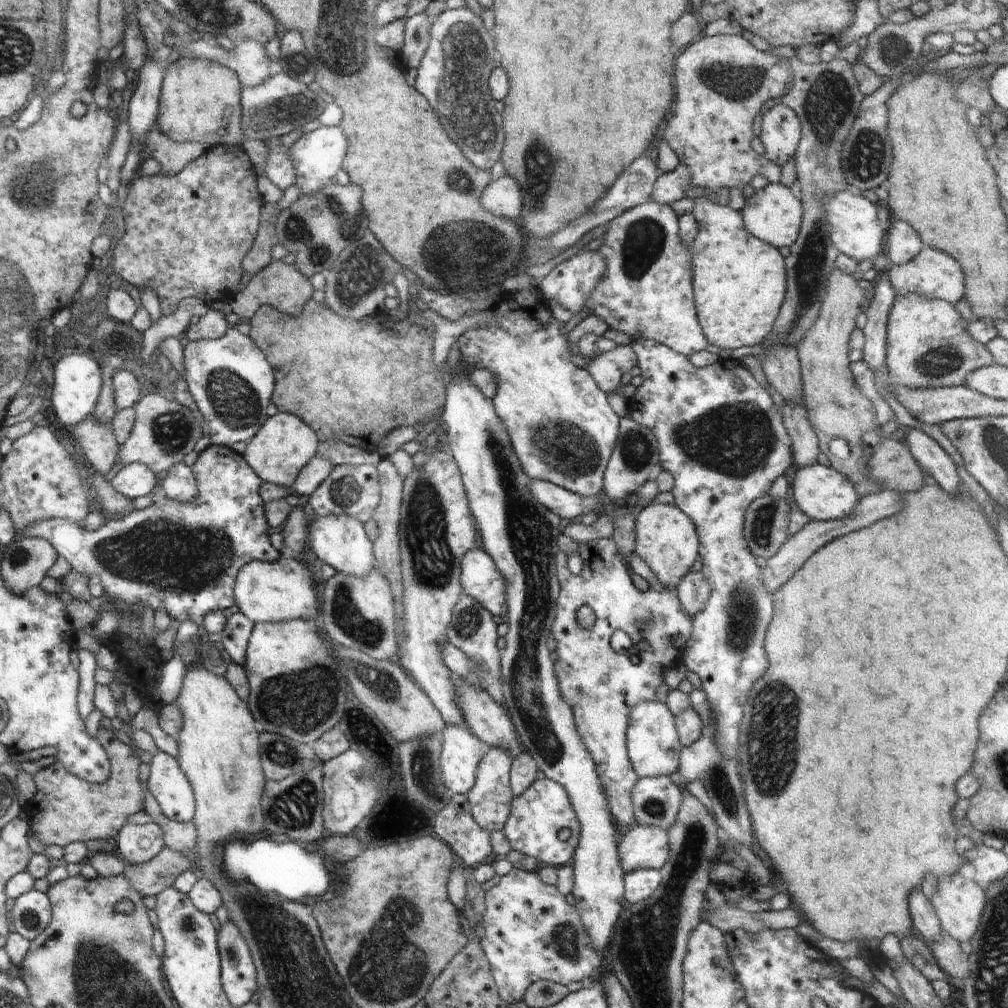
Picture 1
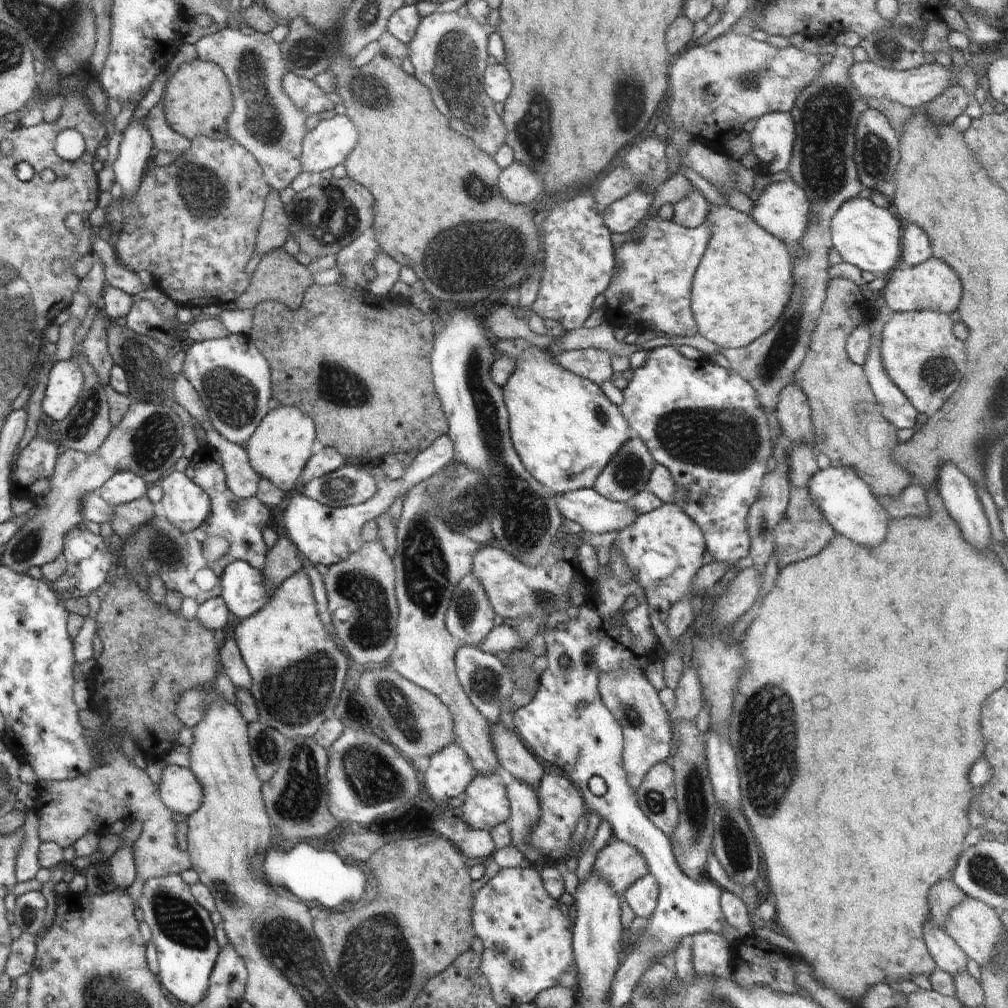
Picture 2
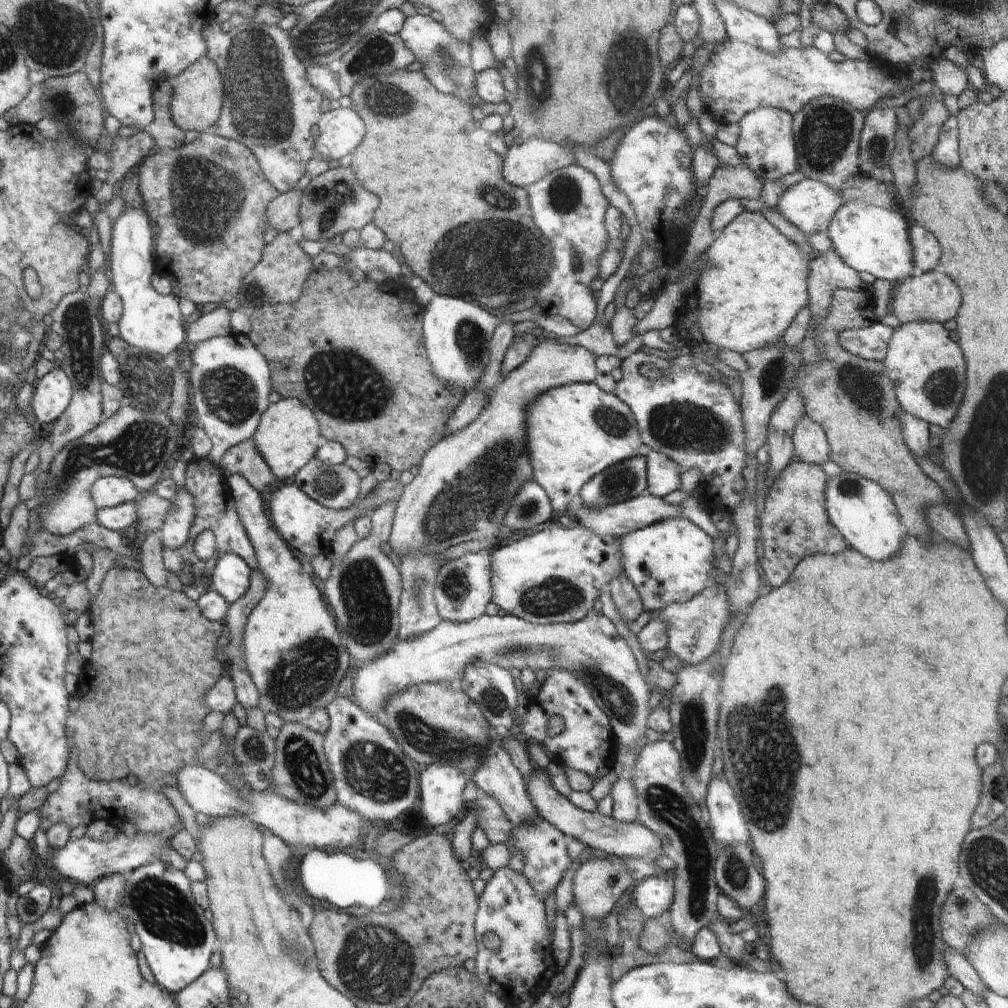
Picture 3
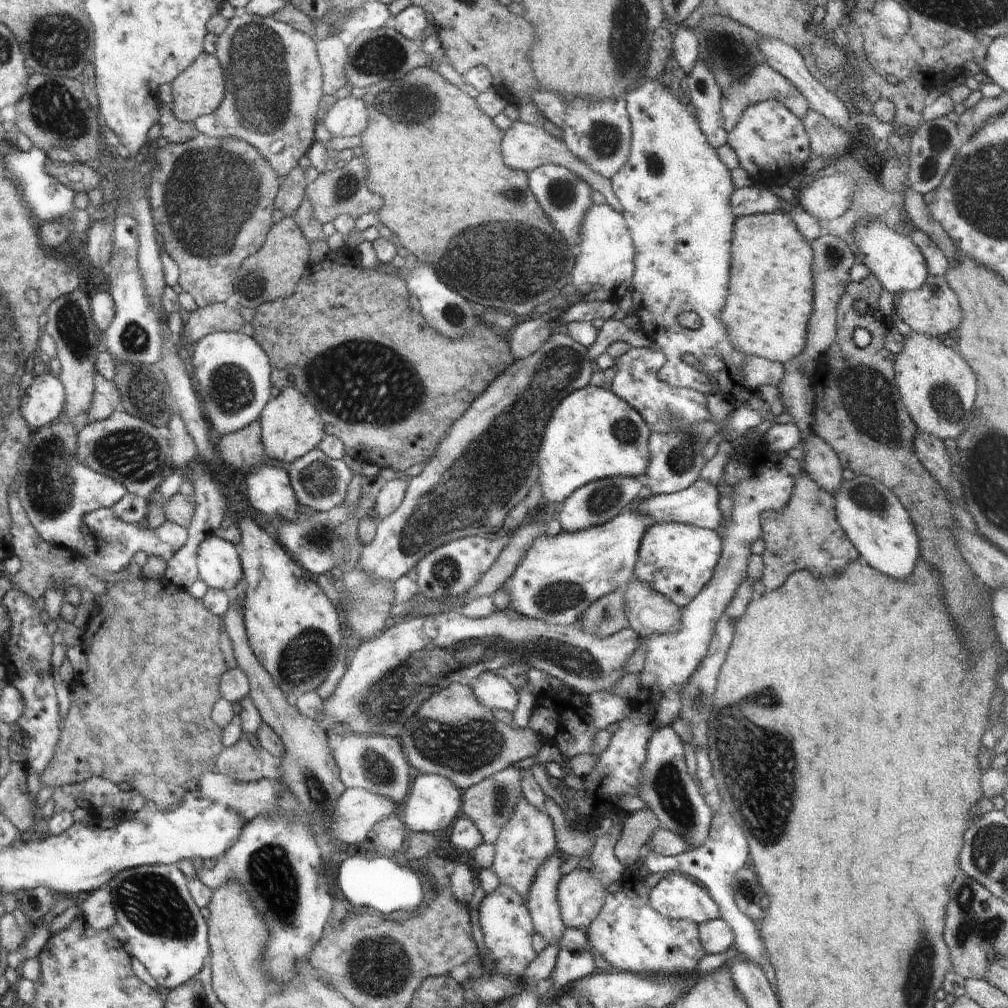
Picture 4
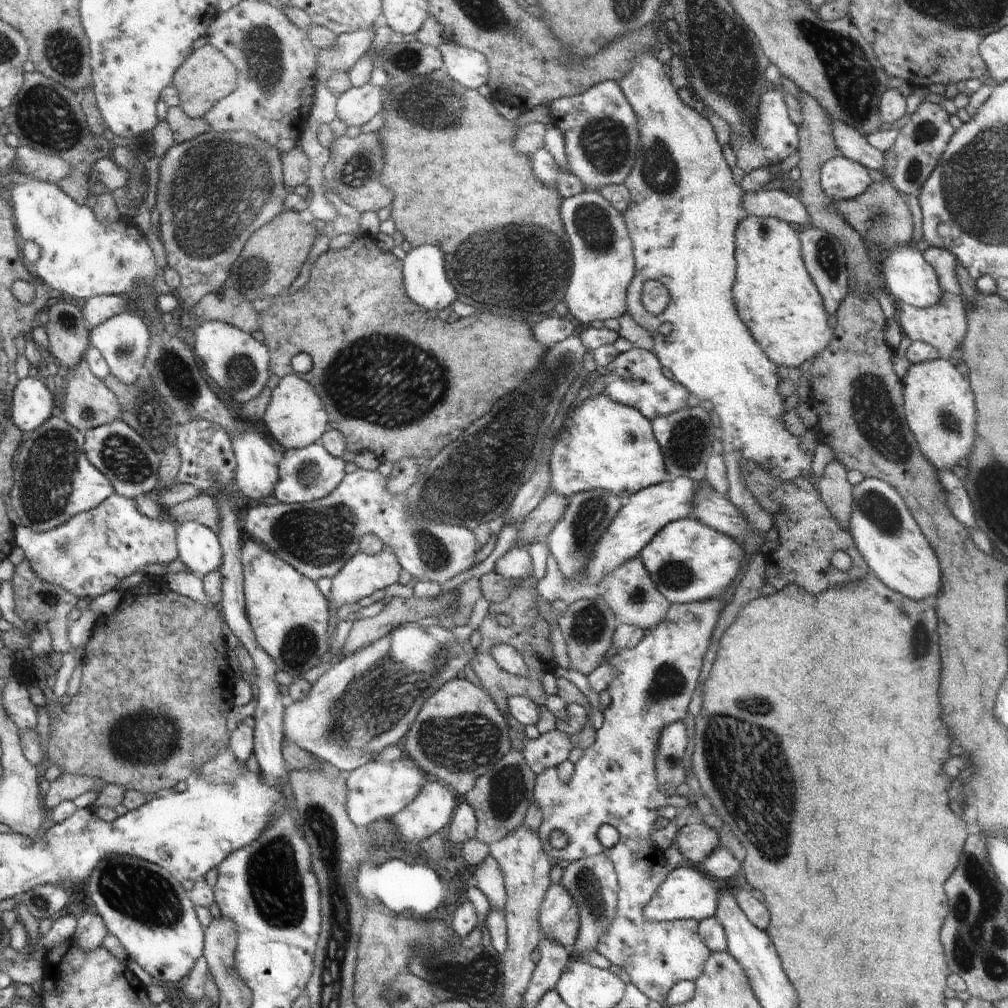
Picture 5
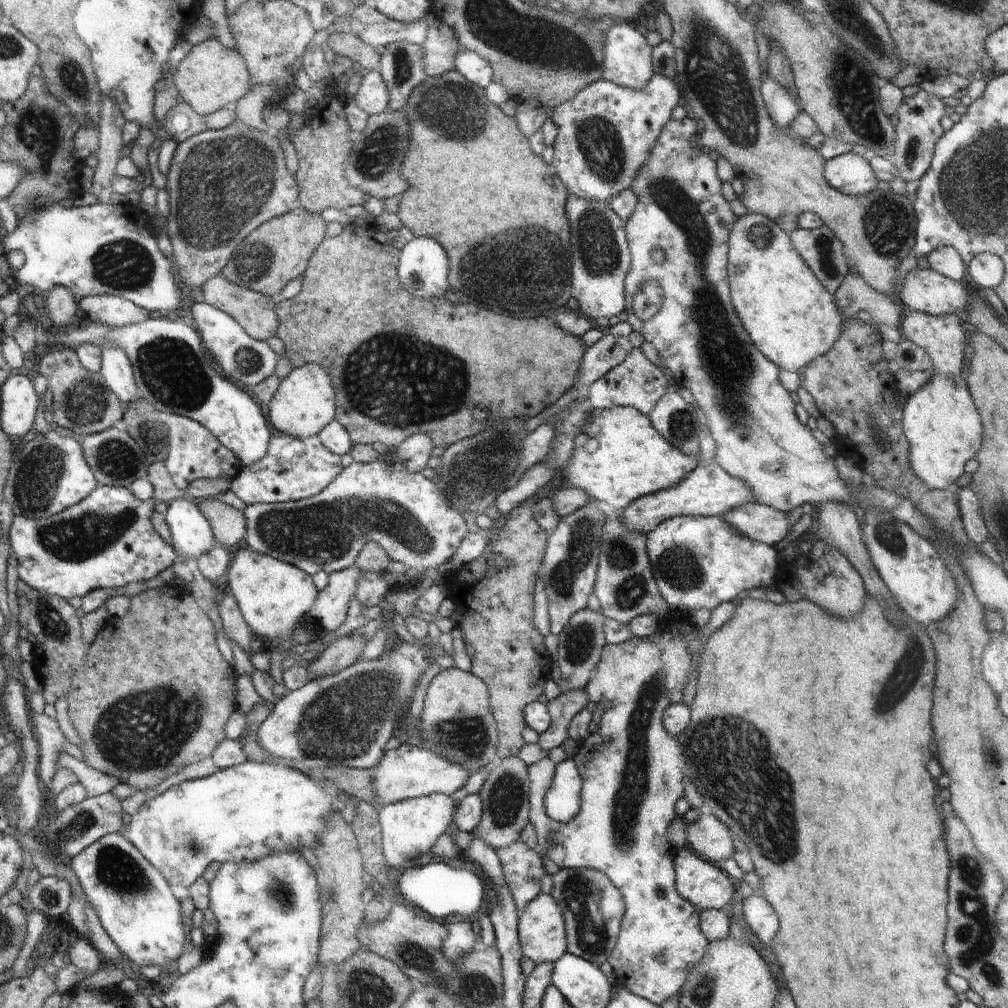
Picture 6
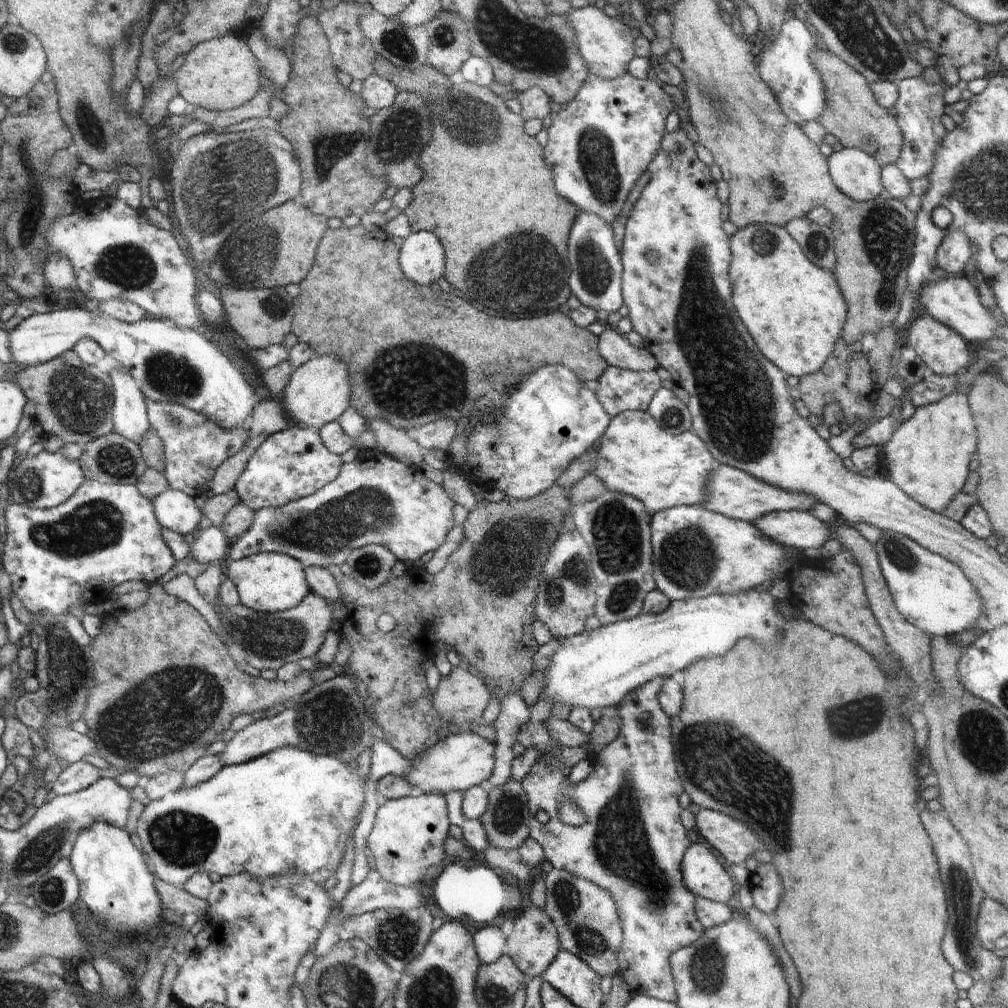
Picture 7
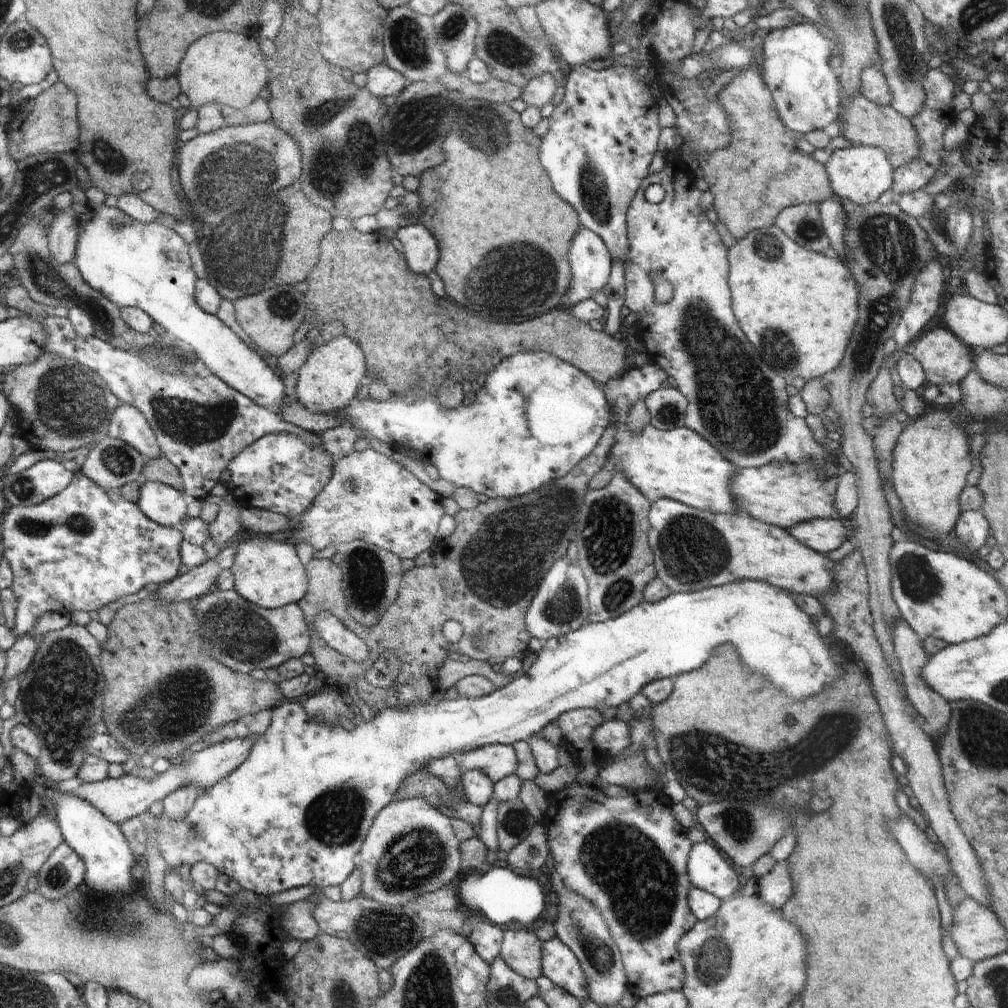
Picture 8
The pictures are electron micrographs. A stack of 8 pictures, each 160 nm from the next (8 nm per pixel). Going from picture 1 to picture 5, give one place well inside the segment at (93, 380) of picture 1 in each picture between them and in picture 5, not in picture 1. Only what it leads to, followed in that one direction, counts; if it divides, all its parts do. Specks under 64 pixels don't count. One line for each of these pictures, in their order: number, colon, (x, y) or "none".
2: (65, 380)
3: (53, 393)
4: (43, 400)
5: (32, 404)

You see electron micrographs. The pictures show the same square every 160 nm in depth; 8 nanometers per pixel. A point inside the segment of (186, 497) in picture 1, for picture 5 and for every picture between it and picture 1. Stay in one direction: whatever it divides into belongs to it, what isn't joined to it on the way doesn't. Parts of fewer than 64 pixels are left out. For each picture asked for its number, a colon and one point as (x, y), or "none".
2: (184, 504)
3: (175, 531)
4: (109, 544)
5: (90, 555)

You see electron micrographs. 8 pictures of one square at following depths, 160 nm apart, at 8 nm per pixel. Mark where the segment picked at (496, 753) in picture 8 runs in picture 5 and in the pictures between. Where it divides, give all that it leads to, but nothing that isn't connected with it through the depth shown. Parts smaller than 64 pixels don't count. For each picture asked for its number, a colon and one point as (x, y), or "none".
5: (377, 790)
6: (408, 772)
7: (457, 762)

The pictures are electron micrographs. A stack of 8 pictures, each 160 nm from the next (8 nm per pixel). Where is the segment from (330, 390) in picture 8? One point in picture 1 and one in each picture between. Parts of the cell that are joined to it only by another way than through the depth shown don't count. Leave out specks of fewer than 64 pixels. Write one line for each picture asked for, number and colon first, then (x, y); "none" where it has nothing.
1: (285, 445)
2: (281, 448)
3: (287, 438)
4: (290, 426)
5: (296, 416)
6: (304, 403)
7: (319, 391)

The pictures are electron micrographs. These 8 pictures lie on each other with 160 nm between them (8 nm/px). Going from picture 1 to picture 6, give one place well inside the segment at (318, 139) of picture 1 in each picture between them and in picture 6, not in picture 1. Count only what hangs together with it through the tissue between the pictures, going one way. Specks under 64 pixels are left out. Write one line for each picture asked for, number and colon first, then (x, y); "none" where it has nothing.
2: (327, 145)
3: (340, 130)
4: (349, 116)
5: (357, 106)
6: (372, 96)

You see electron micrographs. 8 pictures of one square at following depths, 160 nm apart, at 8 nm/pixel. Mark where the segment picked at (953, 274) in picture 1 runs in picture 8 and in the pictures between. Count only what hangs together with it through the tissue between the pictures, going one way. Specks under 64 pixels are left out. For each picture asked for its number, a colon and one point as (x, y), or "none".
2: (933, 285)
3: (933, 296)
4: (934, 310)
5: (944, 325)
6: (944, 338)
7: (945, 352)
8: (944, 358)

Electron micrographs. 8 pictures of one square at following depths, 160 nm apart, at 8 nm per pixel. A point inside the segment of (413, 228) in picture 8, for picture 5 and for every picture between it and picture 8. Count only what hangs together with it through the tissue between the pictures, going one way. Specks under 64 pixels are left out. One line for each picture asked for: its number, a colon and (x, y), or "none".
5: (424, 272)
6: (424, 268)
7: (423, 258)

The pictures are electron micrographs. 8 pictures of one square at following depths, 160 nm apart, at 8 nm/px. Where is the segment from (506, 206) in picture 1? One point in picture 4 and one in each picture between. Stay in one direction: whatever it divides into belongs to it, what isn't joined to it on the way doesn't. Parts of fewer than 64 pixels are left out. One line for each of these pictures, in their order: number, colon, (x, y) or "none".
2: (520, 185)
3: (526, 162)
4: (525, 147)

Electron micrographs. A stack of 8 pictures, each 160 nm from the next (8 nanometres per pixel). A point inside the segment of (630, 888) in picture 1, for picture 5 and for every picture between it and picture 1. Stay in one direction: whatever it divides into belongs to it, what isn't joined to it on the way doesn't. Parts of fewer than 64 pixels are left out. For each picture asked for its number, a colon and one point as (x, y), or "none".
2: (642, 897)
3: (653, 895)
4: (677, 897)
5: (687, 893)

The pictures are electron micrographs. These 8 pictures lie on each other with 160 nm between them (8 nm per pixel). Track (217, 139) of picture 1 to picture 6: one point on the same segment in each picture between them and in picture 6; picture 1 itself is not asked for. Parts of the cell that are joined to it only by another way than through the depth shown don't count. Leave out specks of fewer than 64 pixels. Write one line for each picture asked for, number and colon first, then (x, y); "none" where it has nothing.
2: (198, 101)
3: (197, 99)
4: (197, 92)
5: (208, 76)
6: (212, 76)

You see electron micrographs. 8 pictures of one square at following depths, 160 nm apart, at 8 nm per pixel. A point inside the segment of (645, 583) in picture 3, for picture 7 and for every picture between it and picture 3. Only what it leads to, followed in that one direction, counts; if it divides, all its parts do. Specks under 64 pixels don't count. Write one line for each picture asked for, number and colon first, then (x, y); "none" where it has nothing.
4: (678, 560)
5: (688, 561)
6: (698, 562)
7: (696, 553)

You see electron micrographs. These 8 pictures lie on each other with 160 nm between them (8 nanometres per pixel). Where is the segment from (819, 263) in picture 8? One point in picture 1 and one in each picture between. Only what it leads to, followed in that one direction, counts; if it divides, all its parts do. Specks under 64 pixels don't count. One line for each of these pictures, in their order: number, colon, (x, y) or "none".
1: (739, 282)
2: (744, 280)
3: (754, 282)
4: (770, 297)
5: (773, 294)
6: (790, 316)
7: (795, 311)

